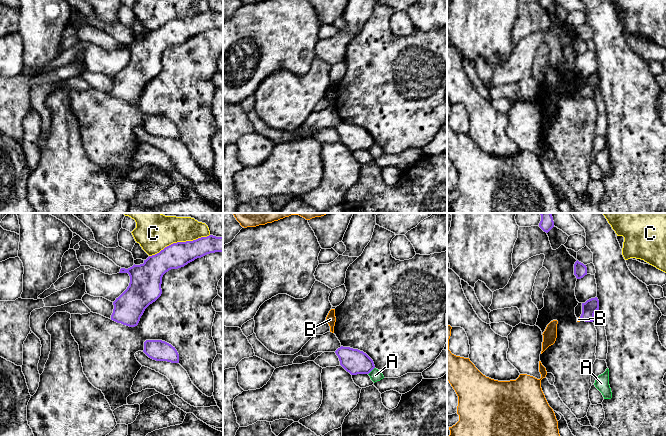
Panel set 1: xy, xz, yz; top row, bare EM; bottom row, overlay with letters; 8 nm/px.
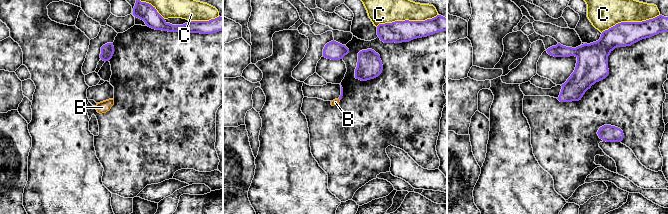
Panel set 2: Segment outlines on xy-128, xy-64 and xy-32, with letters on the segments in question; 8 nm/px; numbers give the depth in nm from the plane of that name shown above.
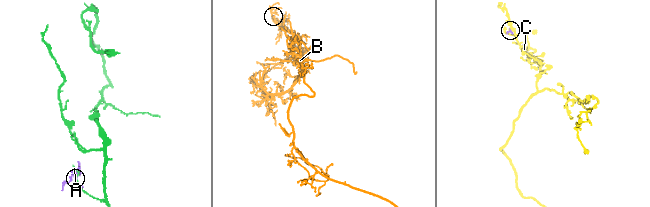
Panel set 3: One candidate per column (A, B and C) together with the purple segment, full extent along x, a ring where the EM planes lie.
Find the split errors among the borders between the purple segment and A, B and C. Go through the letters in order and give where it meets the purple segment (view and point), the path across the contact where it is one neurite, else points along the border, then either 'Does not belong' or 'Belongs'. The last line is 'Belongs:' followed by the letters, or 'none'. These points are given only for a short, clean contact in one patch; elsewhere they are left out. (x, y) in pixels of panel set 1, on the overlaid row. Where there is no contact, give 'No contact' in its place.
A: Touches purple at xz (371, 370). Does not belong
B: Touches purple at yz (580, 317). Path across: yz (589, 308), (580, 317), (578, 319). Belongs
C: Touches purple at xy (179, 242). Does not belong
Belongs: B

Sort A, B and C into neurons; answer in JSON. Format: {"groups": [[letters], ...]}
{"groups": [["A"], ["B"], ["C"]]}

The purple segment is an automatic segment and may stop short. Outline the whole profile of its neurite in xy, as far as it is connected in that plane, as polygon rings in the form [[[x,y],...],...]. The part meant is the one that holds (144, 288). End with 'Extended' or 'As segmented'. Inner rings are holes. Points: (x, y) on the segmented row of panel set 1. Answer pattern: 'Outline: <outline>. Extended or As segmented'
Outline: [[[209,235],[173,243],[149,256],[143,264],[121,268],[119,273],[128,273],[130,283],[113,302],[111,320],[129,327],[137,326],[145,309],[161,296],[162,277],[166,272],[215,252],[223,252],[223,237]]]. As segmented

